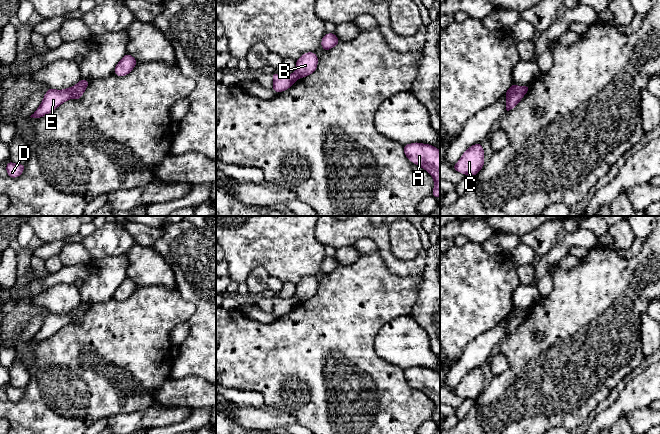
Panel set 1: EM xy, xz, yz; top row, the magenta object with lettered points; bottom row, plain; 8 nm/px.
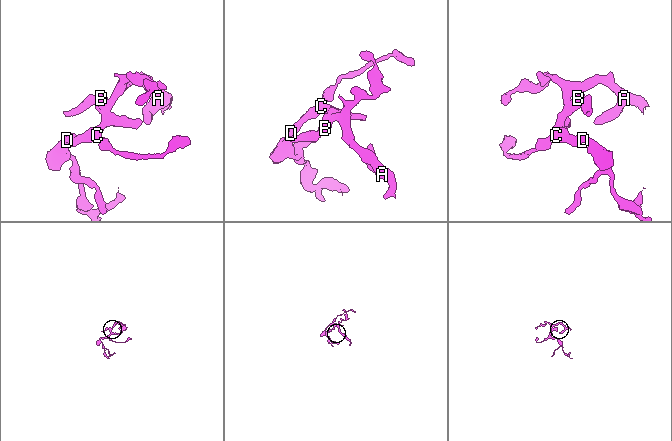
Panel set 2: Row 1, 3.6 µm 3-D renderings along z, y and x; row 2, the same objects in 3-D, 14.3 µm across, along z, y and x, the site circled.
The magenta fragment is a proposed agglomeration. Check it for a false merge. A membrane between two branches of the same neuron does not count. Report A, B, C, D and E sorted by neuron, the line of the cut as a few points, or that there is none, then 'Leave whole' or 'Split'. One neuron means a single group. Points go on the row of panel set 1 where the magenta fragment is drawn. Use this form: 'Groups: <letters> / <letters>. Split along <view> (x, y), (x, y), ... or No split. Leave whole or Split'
Groups: A B C D / E. Split along xy (71, 87), (72, 97). Split

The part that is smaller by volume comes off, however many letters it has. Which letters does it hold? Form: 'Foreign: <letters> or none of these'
Foreign: E

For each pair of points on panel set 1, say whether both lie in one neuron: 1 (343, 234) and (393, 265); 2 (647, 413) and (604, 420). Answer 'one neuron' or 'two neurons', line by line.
1: one neuron
2: two neurons

